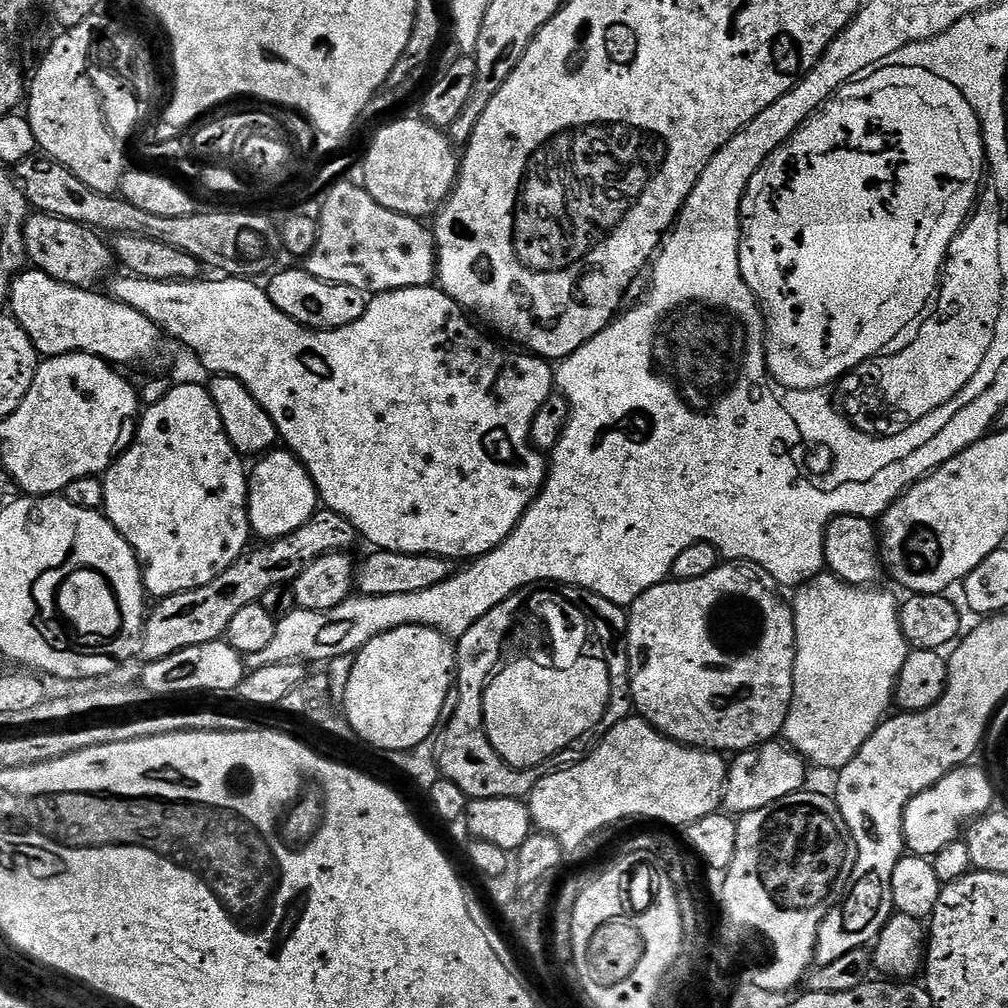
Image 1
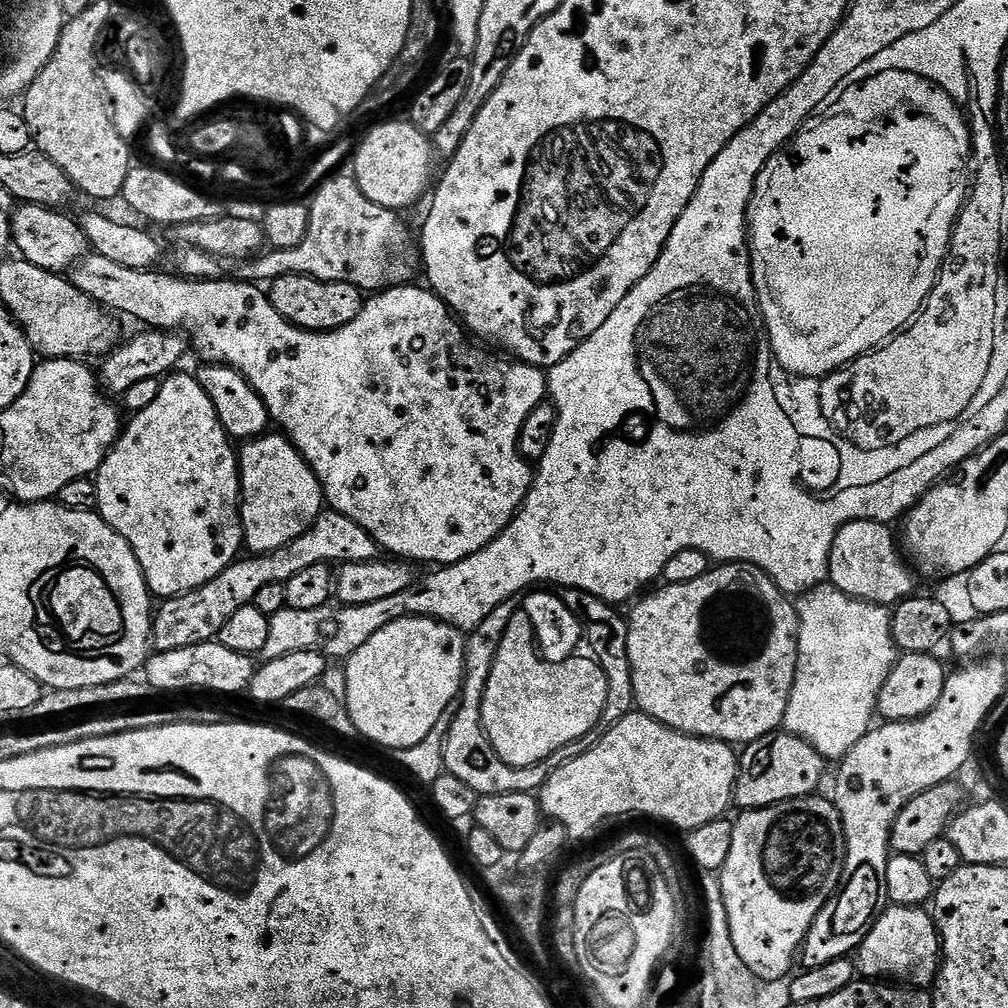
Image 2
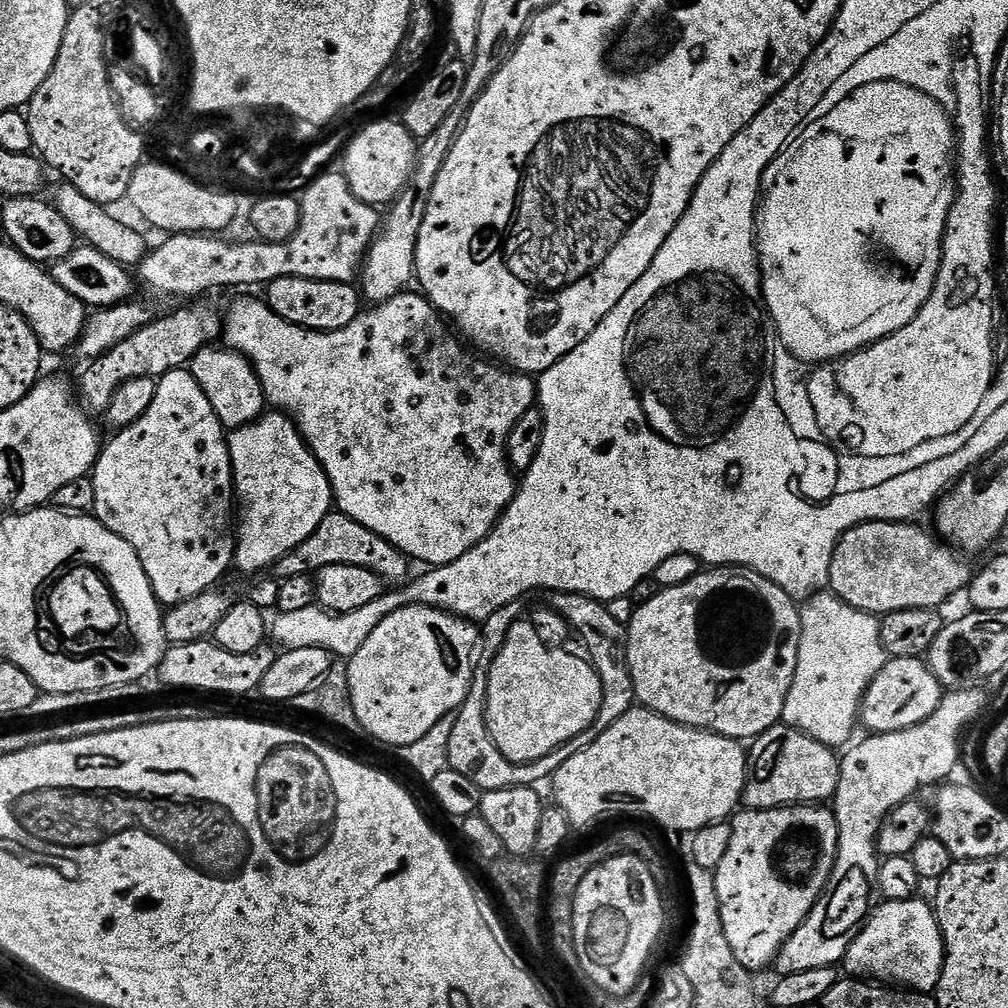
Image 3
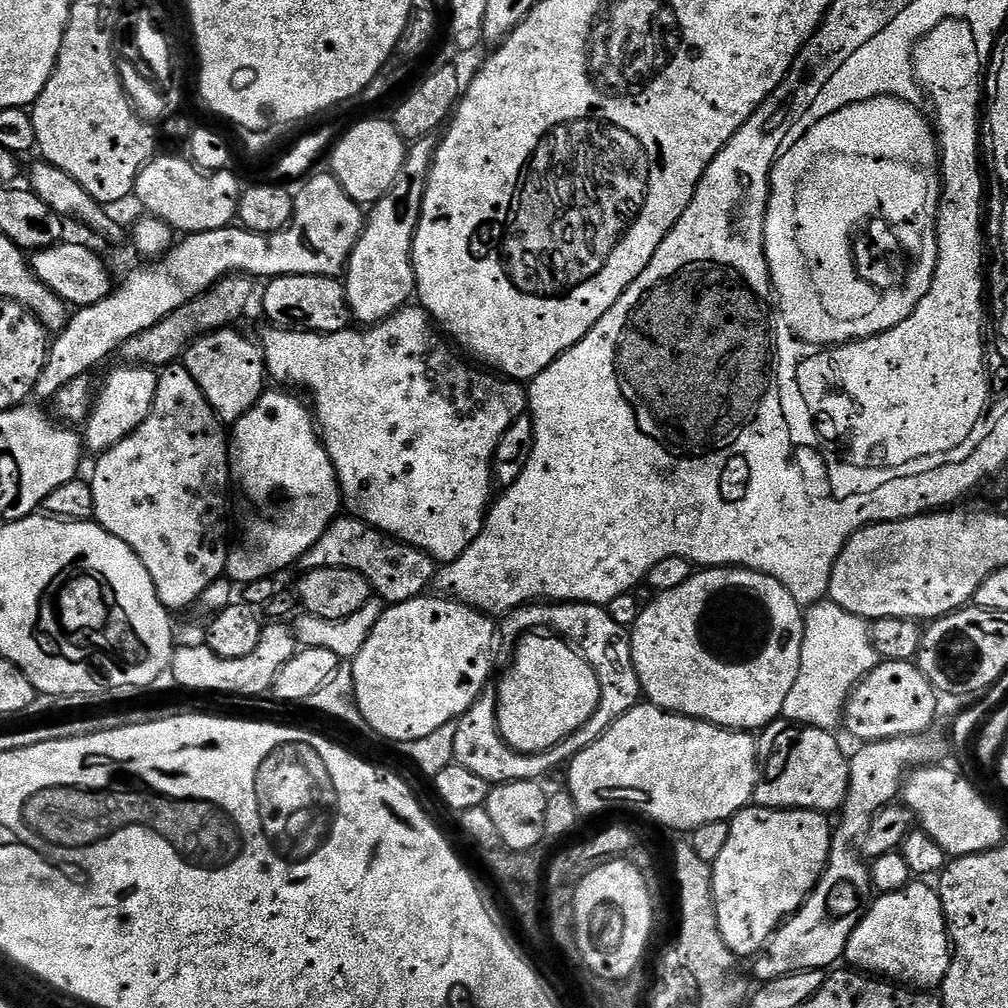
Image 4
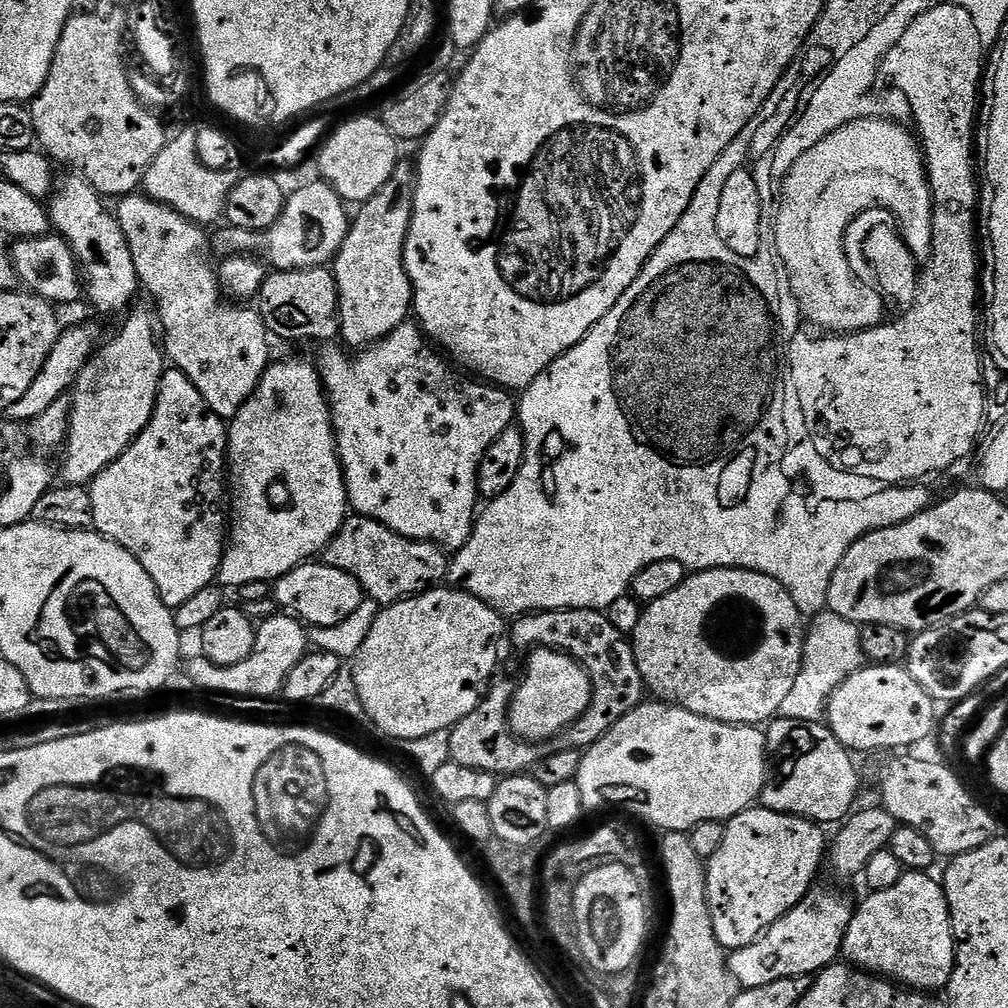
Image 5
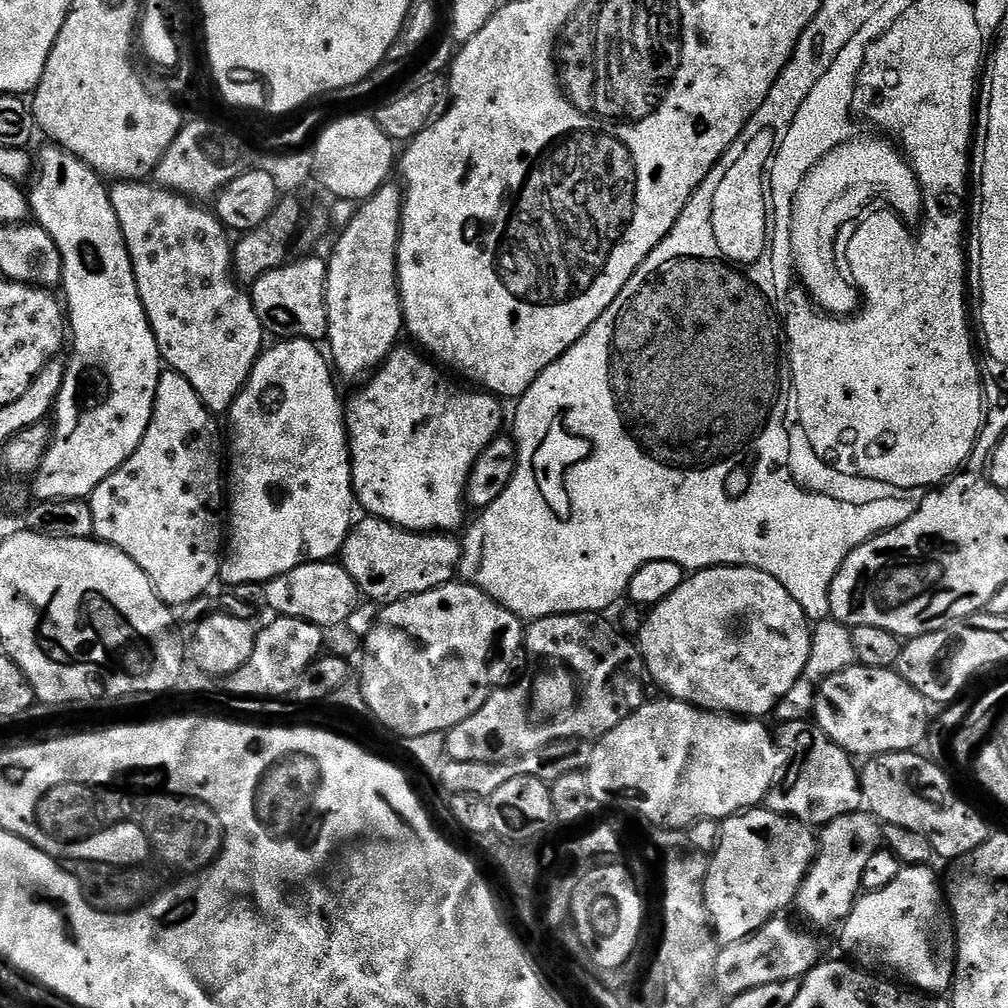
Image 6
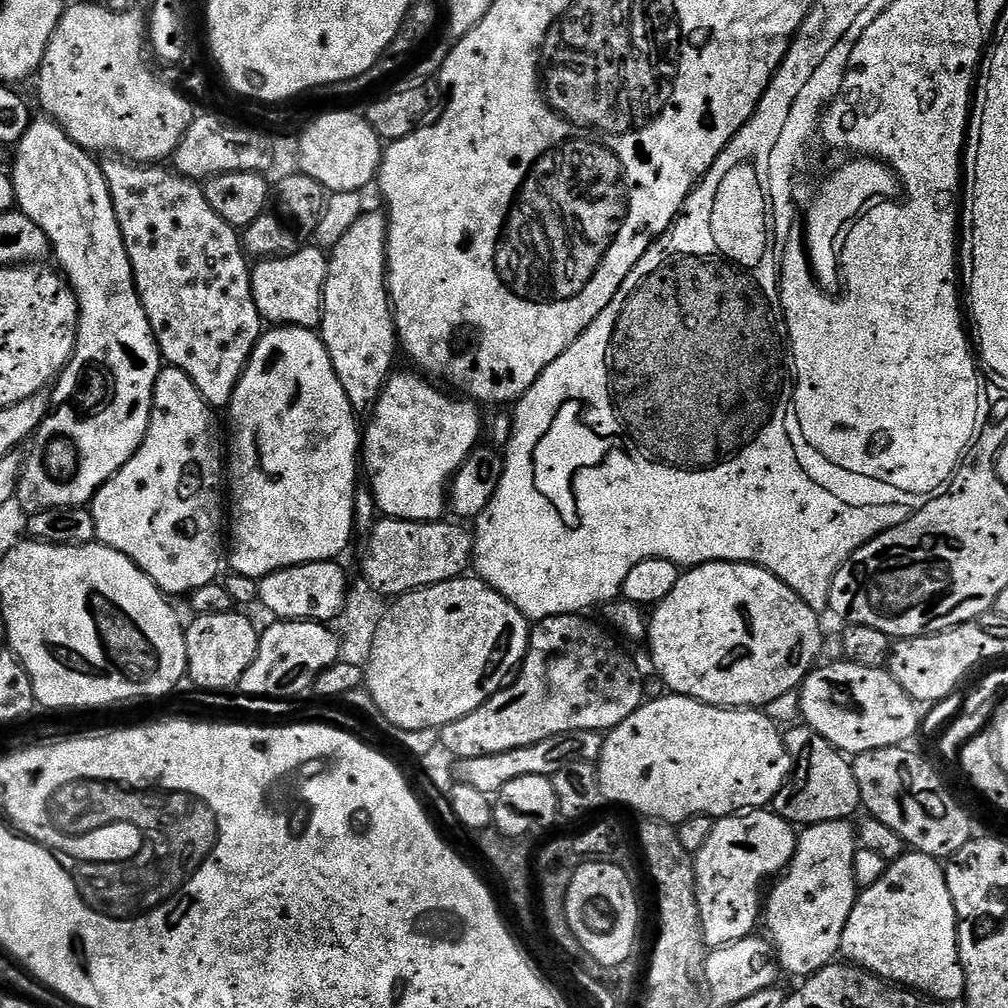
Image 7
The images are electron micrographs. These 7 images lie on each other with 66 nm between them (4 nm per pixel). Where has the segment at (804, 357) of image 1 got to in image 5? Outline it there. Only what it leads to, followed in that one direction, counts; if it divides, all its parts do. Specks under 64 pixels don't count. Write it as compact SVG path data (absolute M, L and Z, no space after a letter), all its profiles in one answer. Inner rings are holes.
M882 118L868 120L865 124L852 124L852 128L845 128L842 132L837 132L837 134L831 136L831 139L820 144L820 147L816 148L816 151L809 152L808 156L804 156L804 159L800 160L800 163L796 166L795 172L792 172L791 180L788 180L787 193L782 197L782 208L778 214L777 246L775 250L783 253L784 260L788 263L788 268L791 268L792 283L795 285L796 292L799 293L800 298L803 300L804 308L806 308L809 313L813 312L817 320L828 321L829 328L838 328L847 323L848 320L850 330L862 331L883 320L880 314L880 300L876 300L876 296L872 296L872 292L868 292L868 288L856 288L856 284L852 284L852 276L848 276L848 268L844 268L844 256L840 256L840 235L841 232L845 230L844 225L848 222L849 217L851 217L853 213L860 211L862 206L880 201L880 204L886 204L888 208L895 209L900 215L902 224L904 224L902 230L904 230L904 236L906 236L906 240L908 240L907 245L913 257L920 262L931 257L933 240L932 189L928 182L928 170L924 167L924 156L921 149L918 147L917 137L913 135L907 127L904 129L903 126L905 127L903 123L897 122L895 119L883 120ZM846 305L853 306L853 308L856 309L851 312L850 318L846 317L844 314L848 310Z

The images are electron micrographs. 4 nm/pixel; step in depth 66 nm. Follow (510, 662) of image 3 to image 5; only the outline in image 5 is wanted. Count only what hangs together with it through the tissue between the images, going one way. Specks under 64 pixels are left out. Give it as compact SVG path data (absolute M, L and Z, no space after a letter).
M547 646L532 651L526 662L526 676L513 691L508 723L520 739L541 743L553 739L585 713L591 704L592 680L569 653Z

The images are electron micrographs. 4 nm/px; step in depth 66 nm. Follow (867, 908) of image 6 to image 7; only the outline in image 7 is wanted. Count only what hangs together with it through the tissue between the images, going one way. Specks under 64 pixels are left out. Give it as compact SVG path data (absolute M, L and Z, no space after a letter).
M915 850L904 854L887 865L884 876L857 895L850 918L842 930L840 952L845 961L857 968L903 986L917 994L941 1002L959 1001L964 995L964 971L960 965L960 947L956 937L956 911L946 886L944 868L935 856Z

